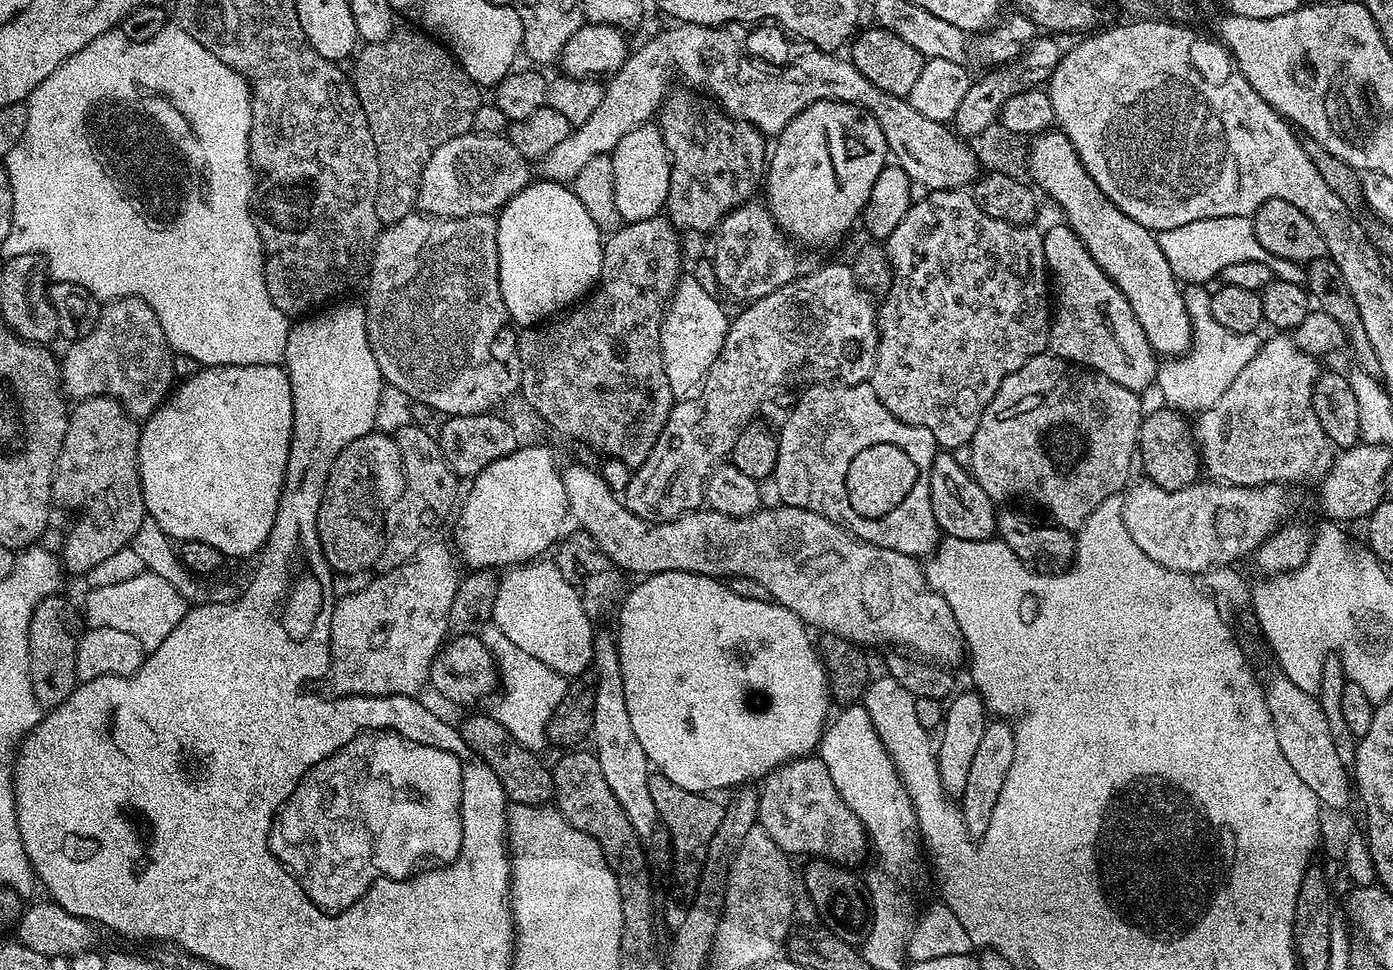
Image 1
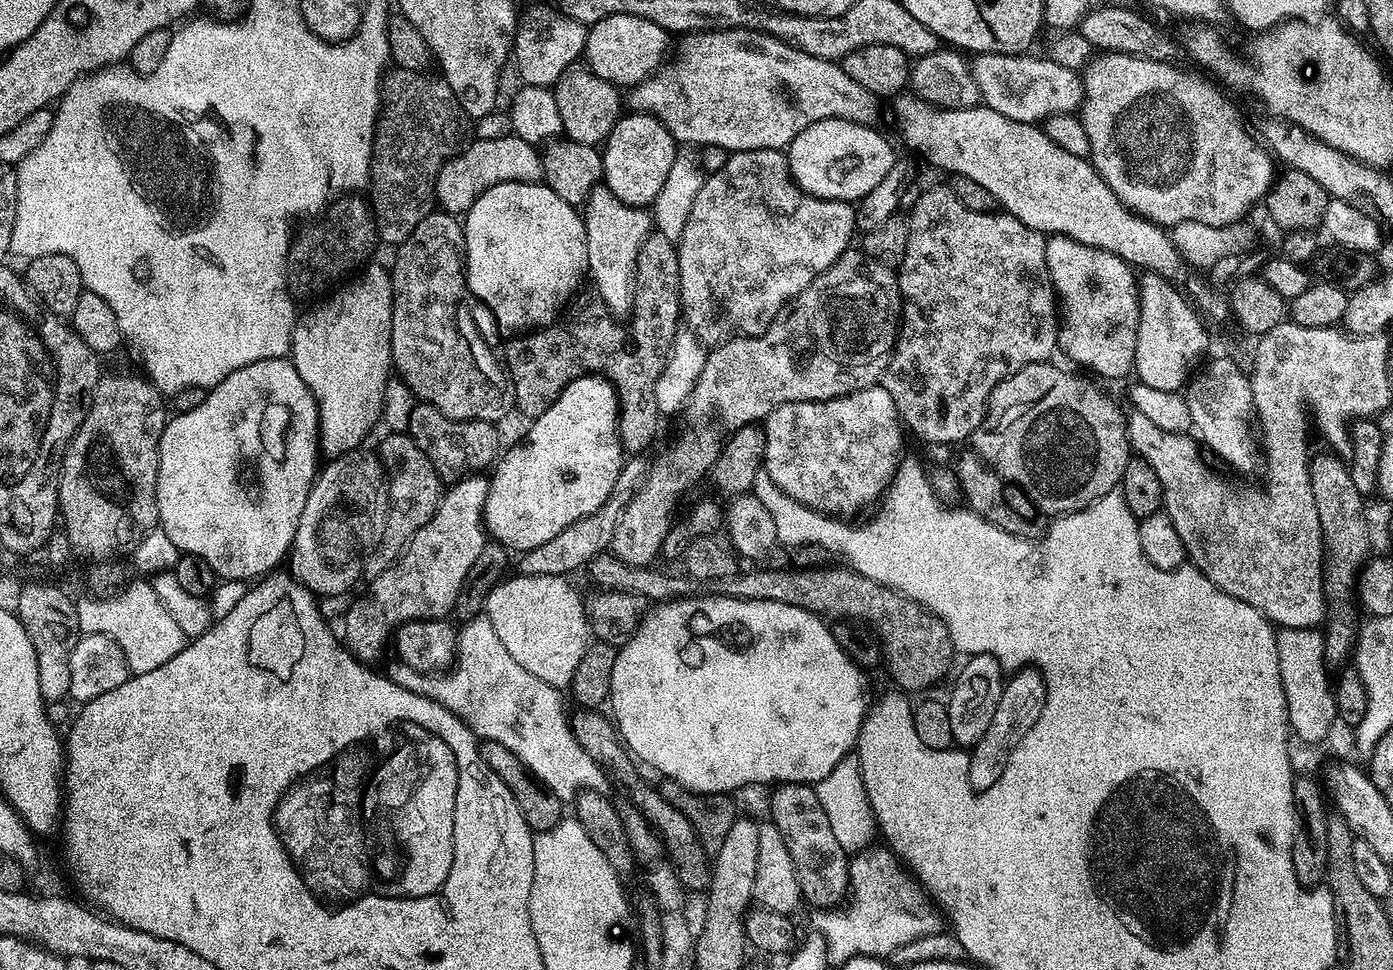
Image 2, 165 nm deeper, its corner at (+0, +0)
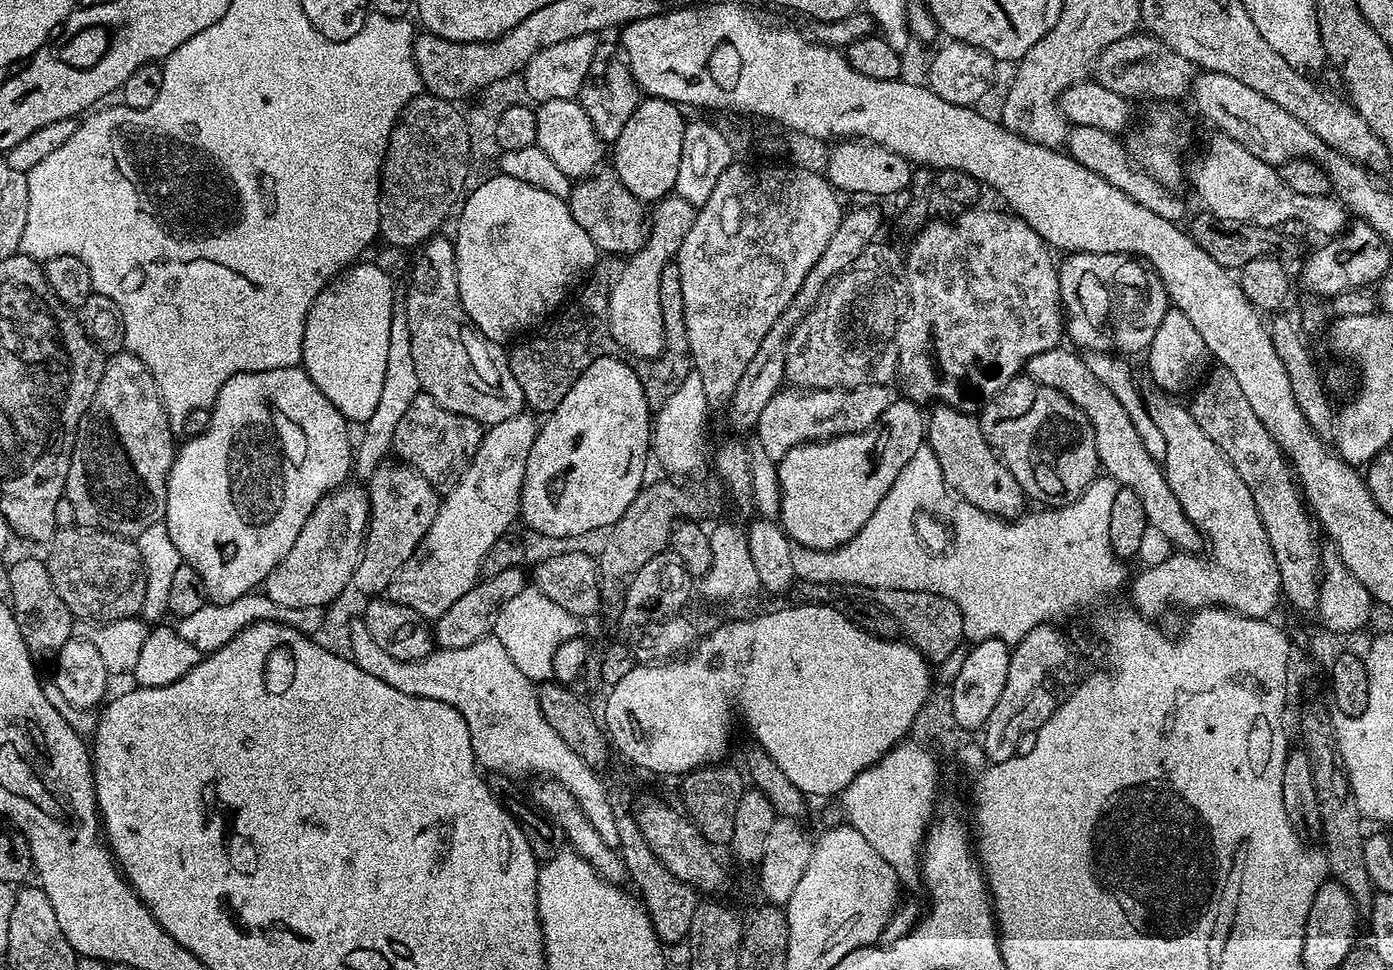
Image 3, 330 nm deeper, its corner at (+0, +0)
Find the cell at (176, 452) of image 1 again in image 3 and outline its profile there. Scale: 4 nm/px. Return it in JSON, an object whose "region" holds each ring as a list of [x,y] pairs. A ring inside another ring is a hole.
{"region":[[[300,366],[261,372],[235,372],[218,390],[211,413],[210,424],[206,426],[205,432],[187,437],[183,441],[185,444],[181,443],[176,449],[176,459],[173,460],[168,475],[166,510],[162,523],[168,527],[170,542],[178,546],[181,561],[202,574],[205,593],[215,603],[225,604],[234,598],[247,596],[263,585],[265,578],[278,566],[278,562],[282,562],[282,558],[290,554],[290,546],[294,546],[298,534],[302,534],[302,526],[306,526],[306,518],[310,518],[317,502],[349,479],[354,468],[354,440],[348,437],[349,421],[336,409],[334,402],[330,402],[330,398],[326,398],[326,394],[322,394],[322,390],[314,386],[308,373]]]}

